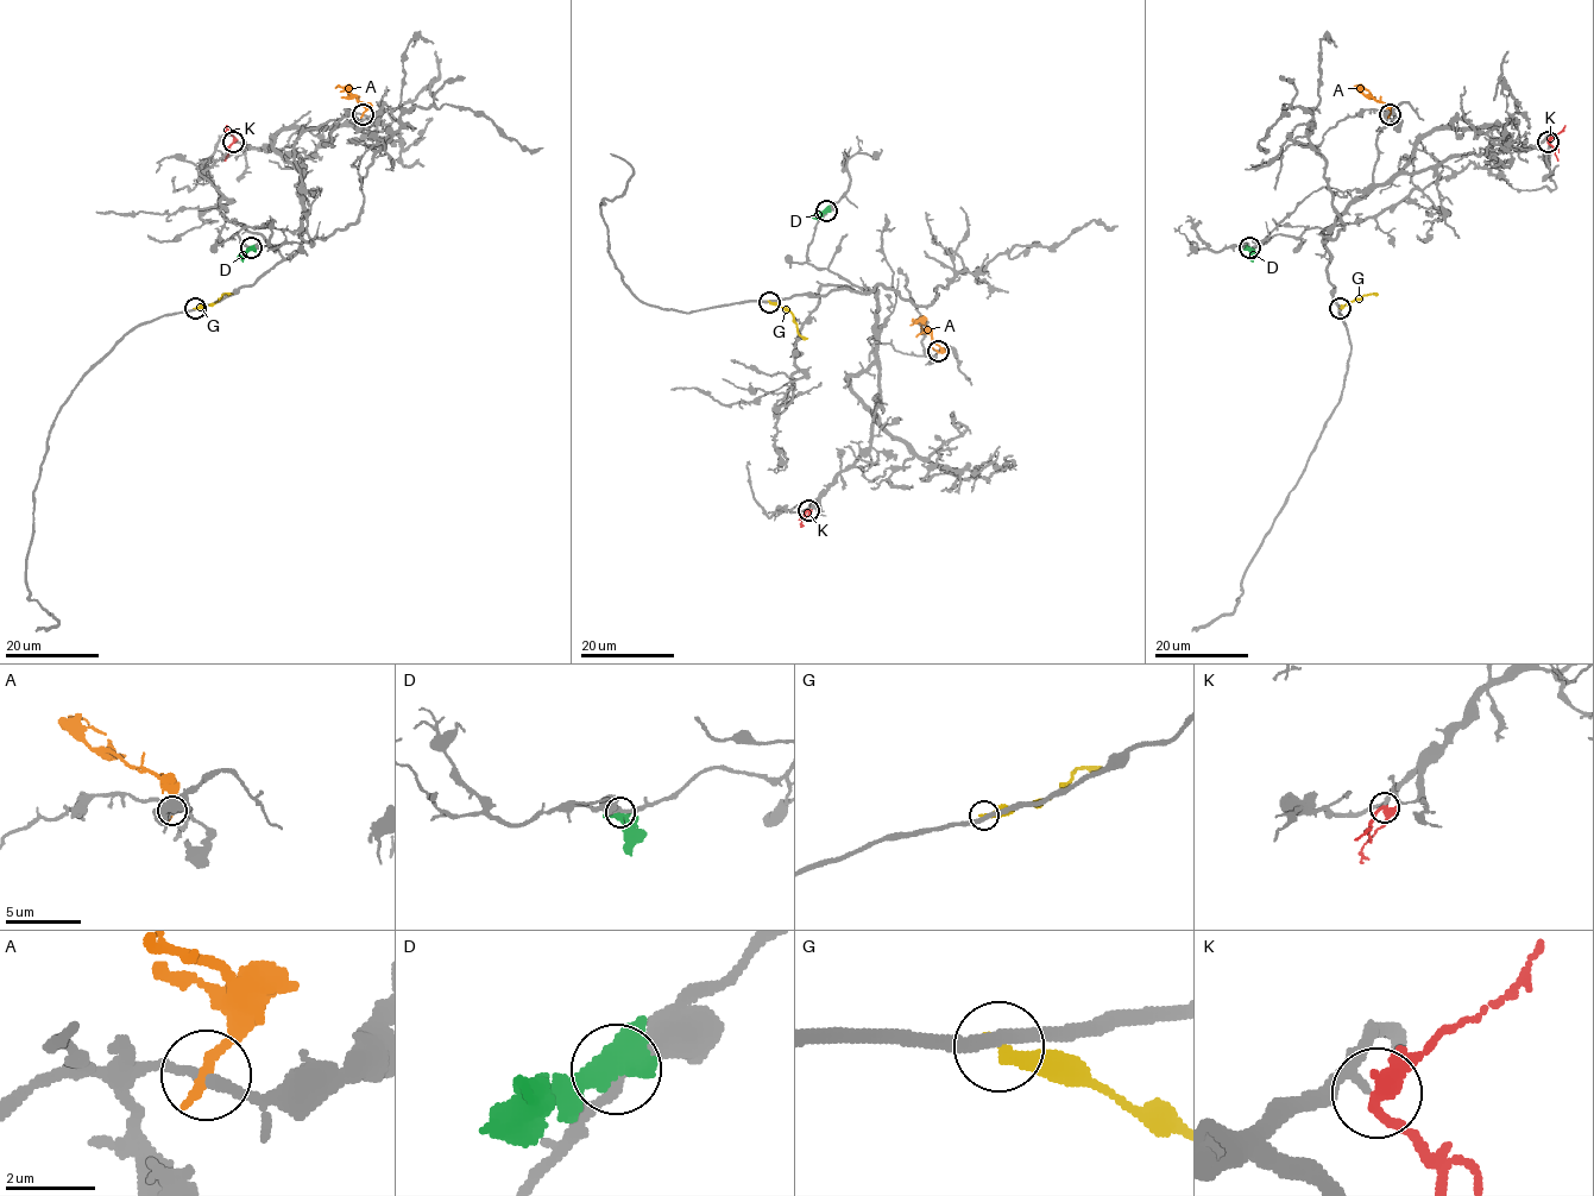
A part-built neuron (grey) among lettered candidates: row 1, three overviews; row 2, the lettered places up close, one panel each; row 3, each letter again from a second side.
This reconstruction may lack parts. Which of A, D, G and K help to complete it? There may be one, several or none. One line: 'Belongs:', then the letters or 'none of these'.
Belongs: K

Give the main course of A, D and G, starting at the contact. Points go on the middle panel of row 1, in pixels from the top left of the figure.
A: (937, 351), (940, 347), (928, 329), (919, 320), (911, 325)
D: (826, 211), (812, 216)
G: (769, 301), (793, 315), (799, 333), (807, 339)

